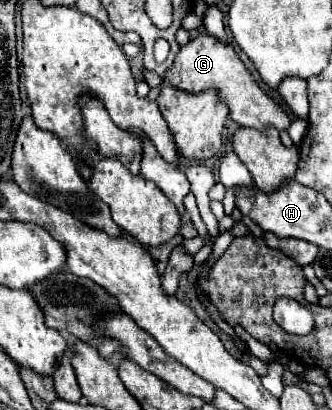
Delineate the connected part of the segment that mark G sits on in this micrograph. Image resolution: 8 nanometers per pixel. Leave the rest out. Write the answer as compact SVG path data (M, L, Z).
M198 35L194 37L188 45L184 45L176 59L174 65L162 75L162 85L156 89L150 89L148 99L158 99L160 89L162 87L176 87L182 89L186 93L204 93L214 89L218 93L218 97L222 99L222 103L226 103L228 111L230 111L230 119L238 125L244 127L254 127L254 129L266 129L268 125L276 127L278 131L288 129L288 123L292 120L284 111L282 107L272 101L252 79L252 75L248 73L248 69L244 67L244 63L240 61L240 57L236 55L232 45L224 45L220 43L216 37L212 35Z

